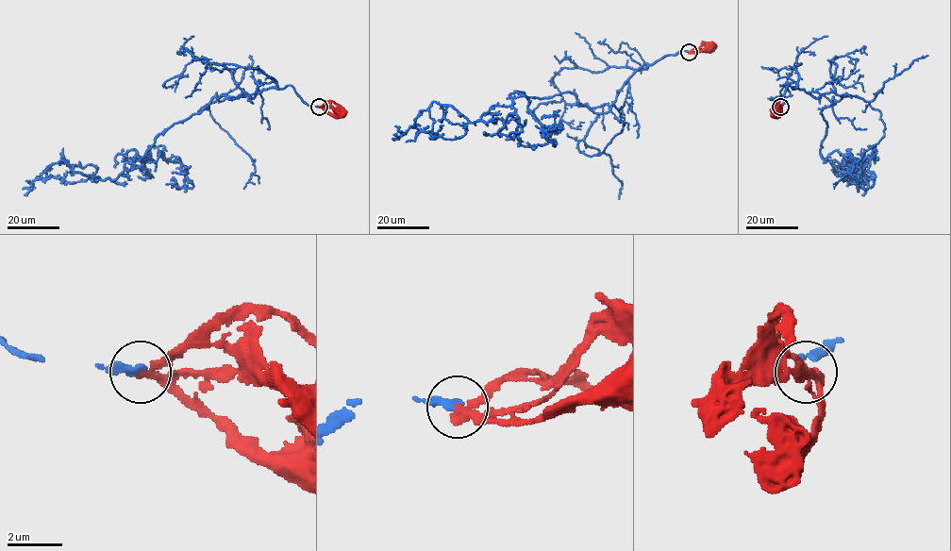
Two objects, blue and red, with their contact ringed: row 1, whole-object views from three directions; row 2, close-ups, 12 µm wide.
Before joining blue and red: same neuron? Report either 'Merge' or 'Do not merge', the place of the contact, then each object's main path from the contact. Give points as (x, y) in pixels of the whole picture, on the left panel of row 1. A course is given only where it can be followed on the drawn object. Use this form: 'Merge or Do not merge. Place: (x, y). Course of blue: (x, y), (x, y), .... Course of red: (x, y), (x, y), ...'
Merge. Place: (319, 107). Course of blue: (319, 107), (291, 85), (213, 97), (116, 178), (73, 171), (89, 164), (97, 171), (67, 182), (66, 170). Course of red: (320, 107), (331, 114), (341, 112)

